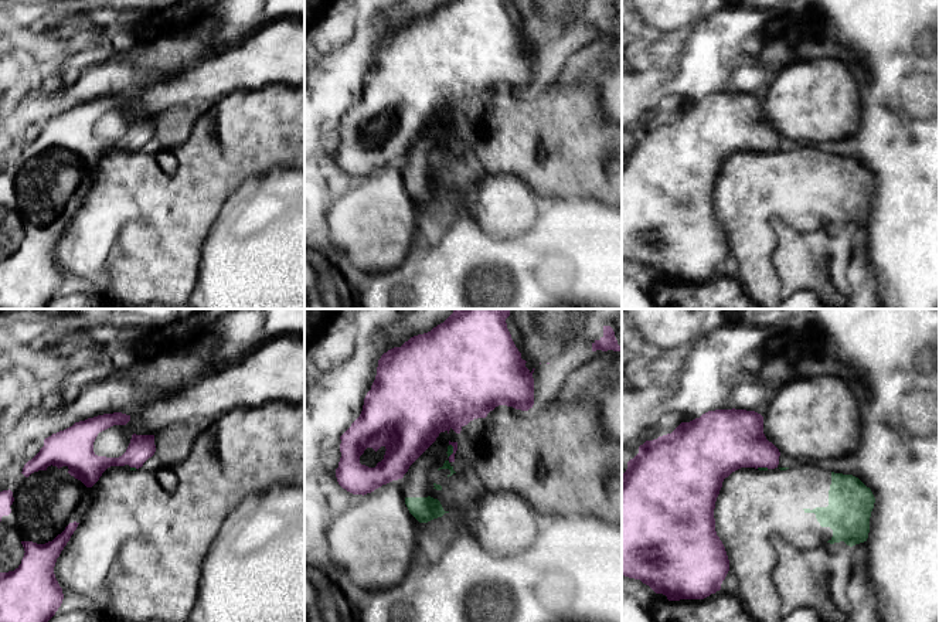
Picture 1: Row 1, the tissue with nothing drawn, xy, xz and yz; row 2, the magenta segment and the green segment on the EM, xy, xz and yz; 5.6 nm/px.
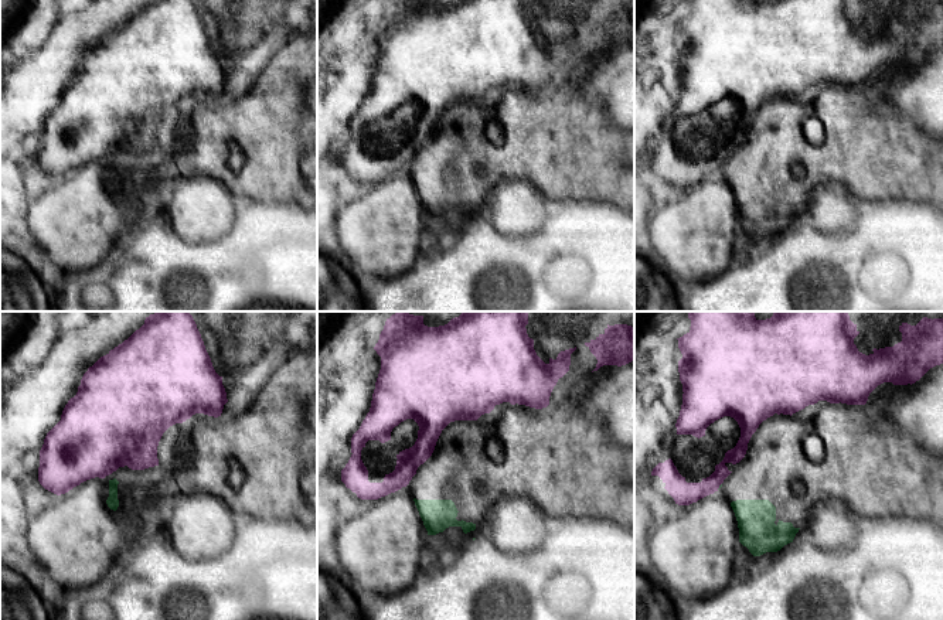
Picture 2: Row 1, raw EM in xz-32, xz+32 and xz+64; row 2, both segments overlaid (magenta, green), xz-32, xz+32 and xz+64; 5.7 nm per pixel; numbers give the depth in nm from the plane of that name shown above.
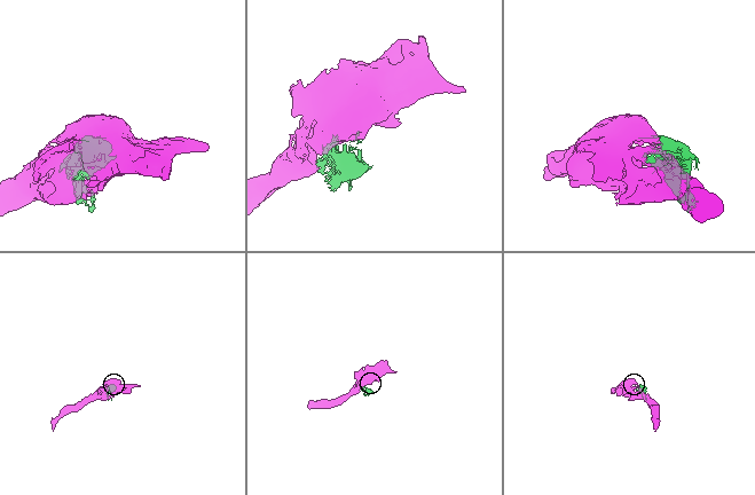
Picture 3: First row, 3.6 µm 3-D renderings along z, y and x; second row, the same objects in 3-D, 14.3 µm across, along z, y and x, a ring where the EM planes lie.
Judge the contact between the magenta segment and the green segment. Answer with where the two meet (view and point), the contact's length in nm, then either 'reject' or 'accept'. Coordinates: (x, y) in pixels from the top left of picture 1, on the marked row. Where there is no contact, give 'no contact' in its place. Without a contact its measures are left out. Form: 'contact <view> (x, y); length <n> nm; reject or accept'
contact xz (453, 451); length 80 nm; reject

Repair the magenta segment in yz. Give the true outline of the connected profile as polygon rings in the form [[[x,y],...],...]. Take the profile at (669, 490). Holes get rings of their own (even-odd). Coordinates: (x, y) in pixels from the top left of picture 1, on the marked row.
[[[715,409],[690,422],[681,422],[671,434],[646,441],[622,473],[622,575],[640,579],[668,601],[704,599],[721,589],[729,571],[725,547],[715,531],[714,509],[722,482],[741,468],[779,465],[779,449],[763,434],[763,417],[746,409]]]

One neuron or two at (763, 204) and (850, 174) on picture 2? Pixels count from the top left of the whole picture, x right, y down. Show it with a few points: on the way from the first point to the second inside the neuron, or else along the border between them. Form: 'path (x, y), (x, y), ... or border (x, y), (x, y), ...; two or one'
path (785, 204), (816, 173), (829, 173); one

